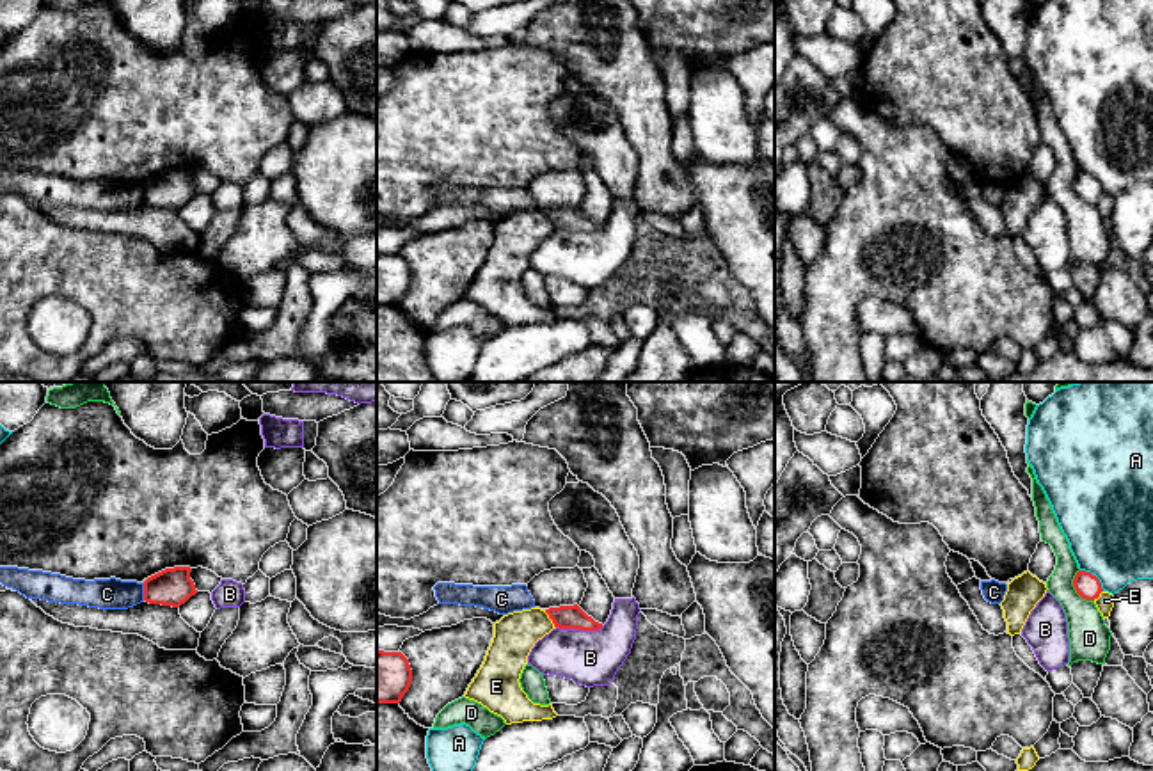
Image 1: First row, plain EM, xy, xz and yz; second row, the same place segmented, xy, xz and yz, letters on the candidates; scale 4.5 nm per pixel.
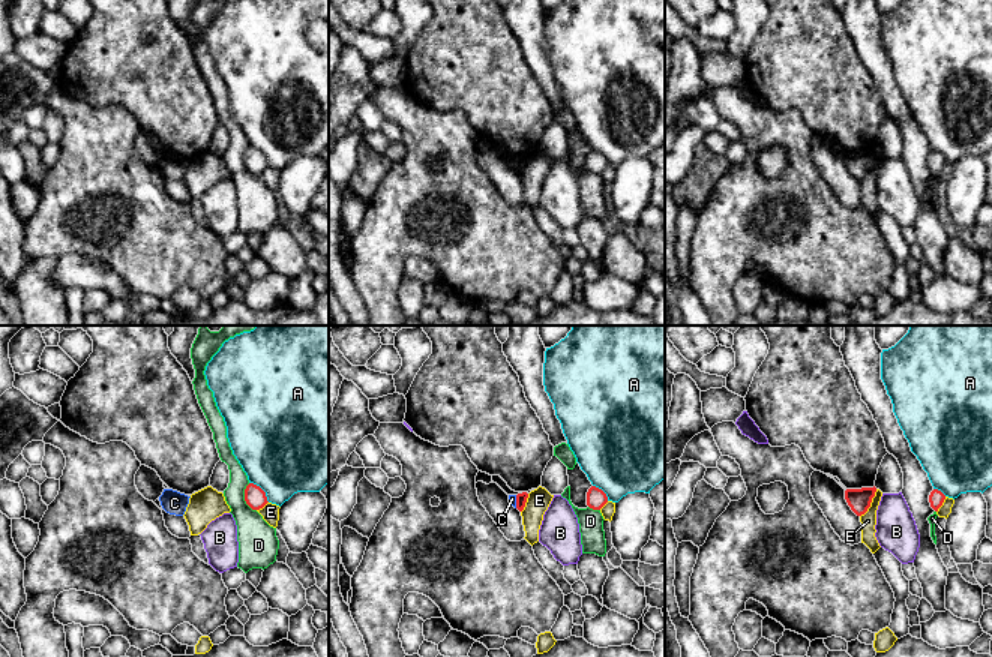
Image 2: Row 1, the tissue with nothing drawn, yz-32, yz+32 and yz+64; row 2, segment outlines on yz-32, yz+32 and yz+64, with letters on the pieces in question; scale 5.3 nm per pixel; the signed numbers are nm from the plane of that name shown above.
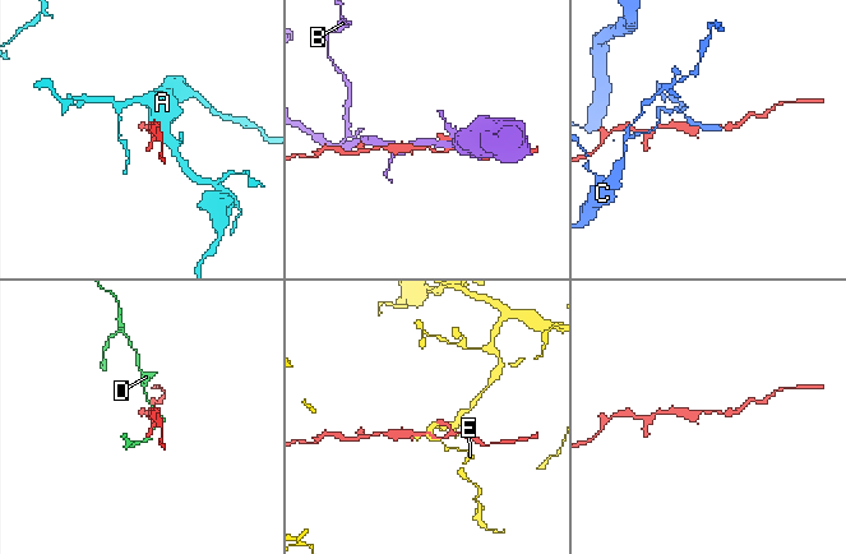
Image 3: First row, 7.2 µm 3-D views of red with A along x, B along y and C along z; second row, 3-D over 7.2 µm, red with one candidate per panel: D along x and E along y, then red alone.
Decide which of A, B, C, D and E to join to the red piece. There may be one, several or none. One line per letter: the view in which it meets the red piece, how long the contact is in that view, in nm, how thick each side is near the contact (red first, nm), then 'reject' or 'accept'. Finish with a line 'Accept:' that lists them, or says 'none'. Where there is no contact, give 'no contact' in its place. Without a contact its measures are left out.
A: contact in yz; length 150 nm; calibres 110 and 400 nm; reject
B: contact in xz; length 220 nm; calibres 110 and 260 nm; reject
C: contact in xy; length 80 nm; calibres 180 and 140 nm; reject
D: contact in yz; length 170 nm; calibres 110 and 190 nm; reject
E: contact in xz; length 100 nm; calibres 110 and 190 nm; reject
Accept: none

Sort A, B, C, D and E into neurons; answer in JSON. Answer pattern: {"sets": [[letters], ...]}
{"sets": [["A"], ["B"], ["C"], ["D"], ["E"]]}

